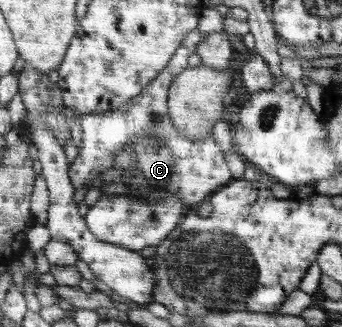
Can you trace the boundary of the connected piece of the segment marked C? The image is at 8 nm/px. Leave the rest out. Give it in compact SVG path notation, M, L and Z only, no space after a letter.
M199 30L187 33L186 40L179 45L177 52L162 72L143 90L142 94L120 109L109 110L107 114L82 116L81 148L75 161L69 165L70 179L75 185L75 190L99 188L105 195L126 194L145 199L147 203L158 202L167 195L177 195L183 201L183 212L187 213L193 212L204 200L208 200L212 193L233 180L225 155L211 135L197 140L185 138L177 133L168 116L167 100L170 87L174 84L175 77L188 68L189 56L195 54L197 44L204 37Z

